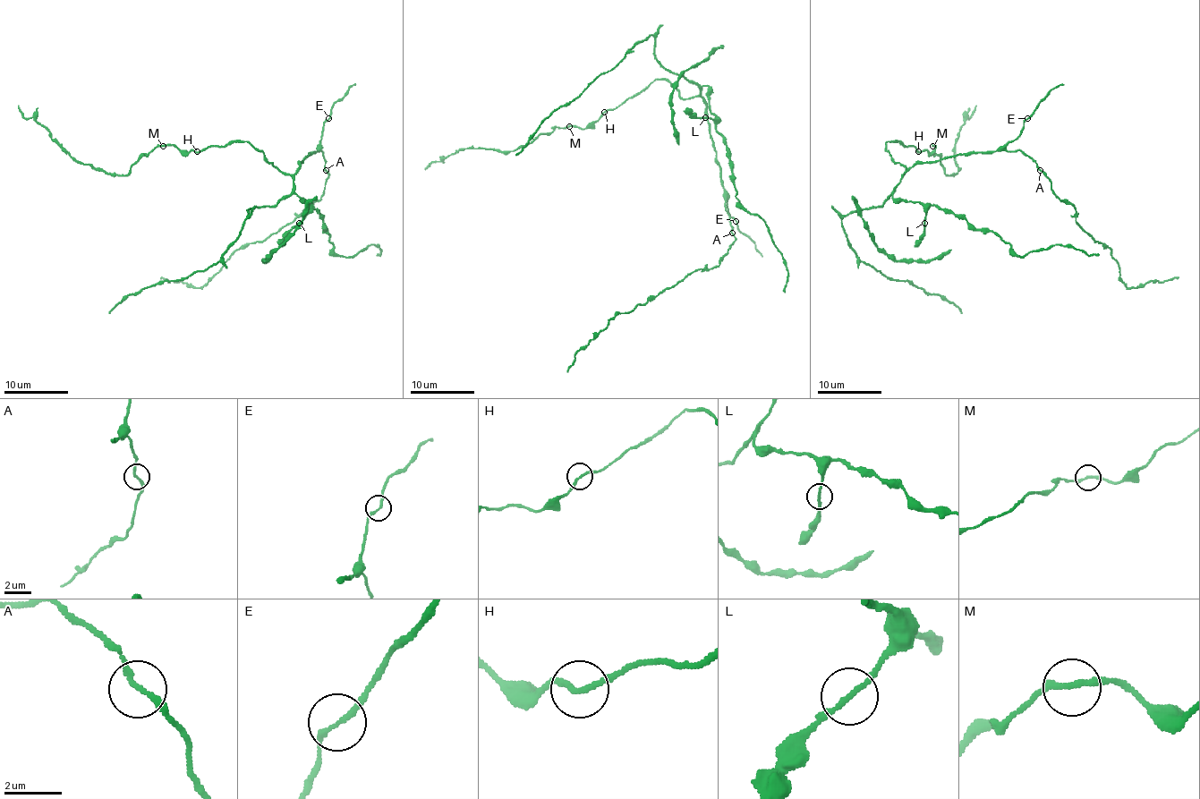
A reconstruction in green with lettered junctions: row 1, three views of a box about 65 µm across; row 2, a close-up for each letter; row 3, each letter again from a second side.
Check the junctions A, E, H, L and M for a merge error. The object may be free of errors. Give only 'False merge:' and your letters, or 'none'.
False merge: none

